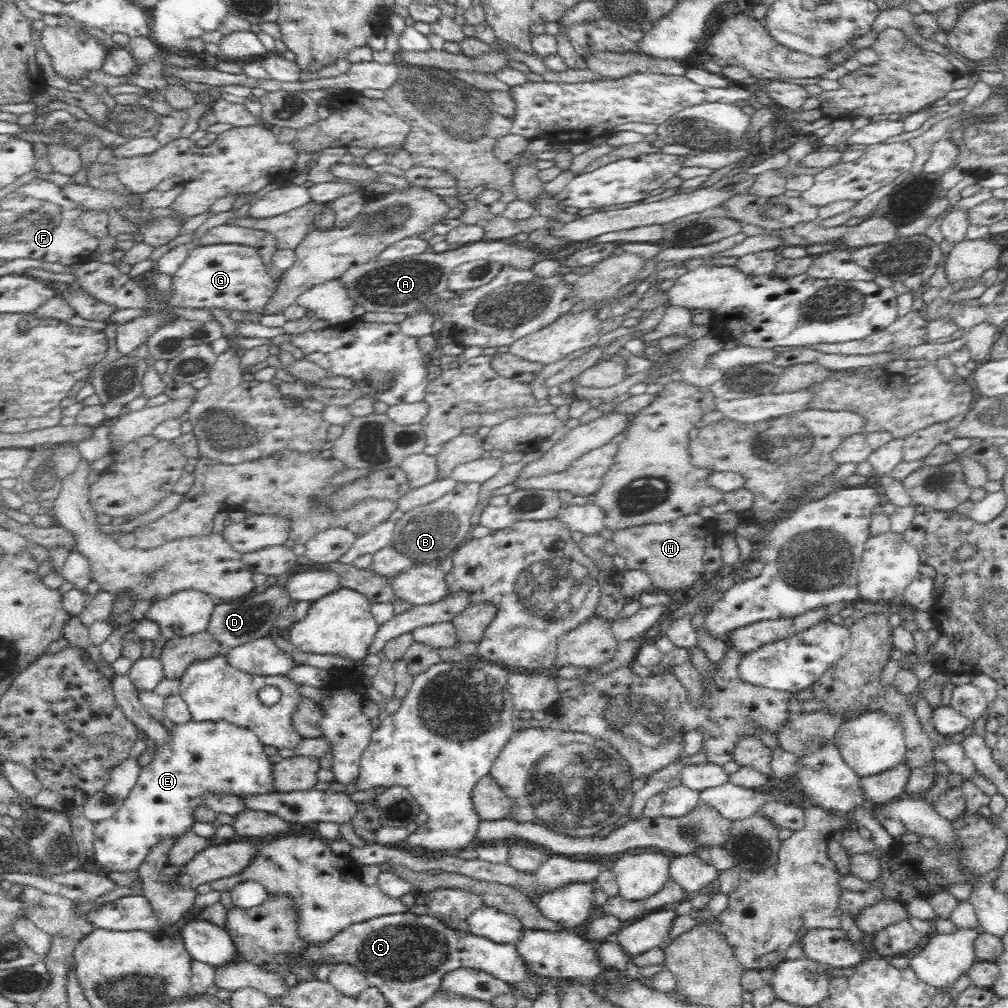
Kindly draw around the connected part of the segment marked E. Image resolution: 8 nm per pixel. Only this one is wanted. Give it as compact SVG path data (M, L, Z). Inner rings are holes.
M224 720L220 722L212 721L188 721L182 725L175 725L172 731L168 730L168 742L162 742L162 744L156 744L156 756L152 760L152 764L144 766L140 770L140 775L137 777L136 785L133 786L133 790L129 793L128 798L124 800L124 803L120 808L114 813L114 816L108 817L106 820L101 820L95 823L93 828L93 853L94 853L94 863L96 867L104 869L106 872L137 872L140 868L140 864L143 864L144 860L148 855L151 854L151 850L158 846L164 840L170 838L172 840L178 839L188 831L191 831L192 824L196 822L194 819L194 810L205 804L205 799L208 795L230 795L238 796L256 796L256 795L267 795L268 793L275 792L276 780L275 773L272 773L274 765L268 760L268 756L264 752L264 746L260 743L260 740L246 728L238 727L234 724L229 724Z

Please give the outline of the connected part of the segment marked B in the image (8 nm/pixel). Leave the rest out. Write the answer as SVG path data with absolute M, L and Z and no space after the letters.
M457 482L456 486L424 506L416 506L405 512L393 530L393 539L389 546L394 547L400 555L411 560L413 565L440 564L447 556L452 556L470 537L472 525L470 518L476 504L480 483Z

